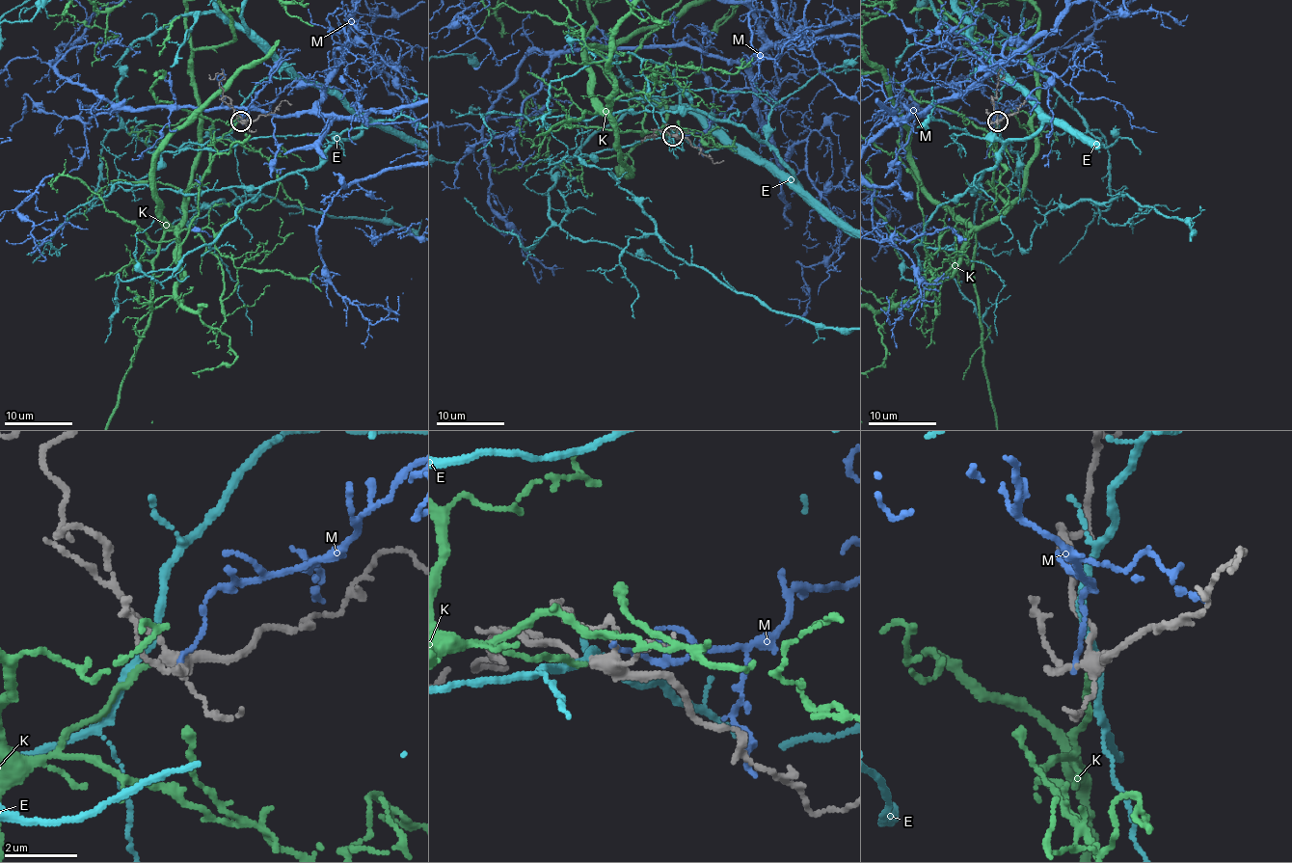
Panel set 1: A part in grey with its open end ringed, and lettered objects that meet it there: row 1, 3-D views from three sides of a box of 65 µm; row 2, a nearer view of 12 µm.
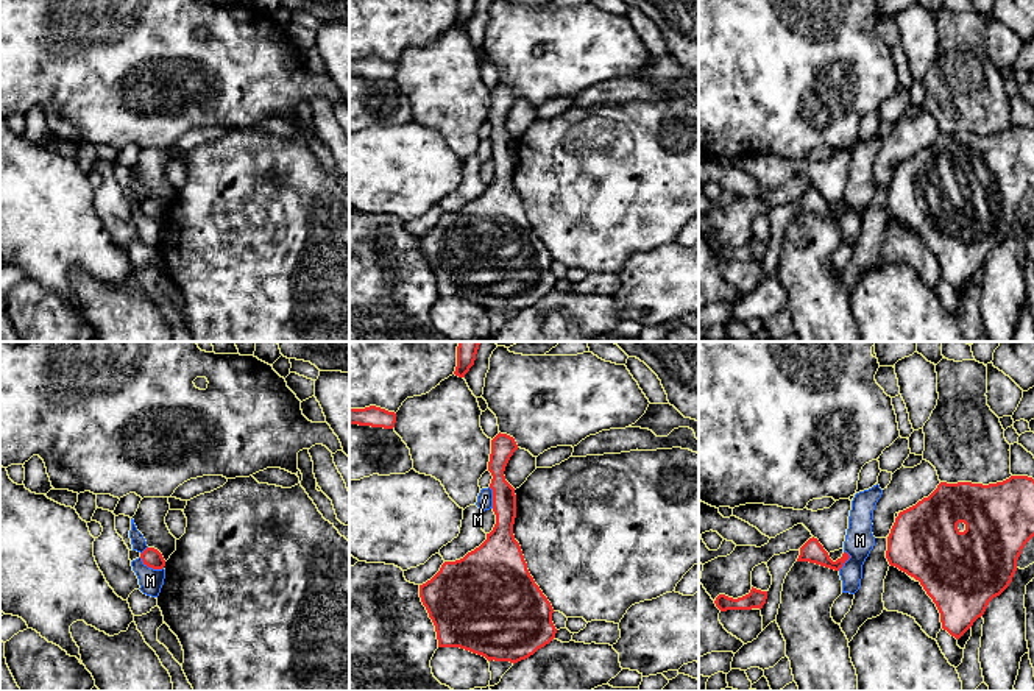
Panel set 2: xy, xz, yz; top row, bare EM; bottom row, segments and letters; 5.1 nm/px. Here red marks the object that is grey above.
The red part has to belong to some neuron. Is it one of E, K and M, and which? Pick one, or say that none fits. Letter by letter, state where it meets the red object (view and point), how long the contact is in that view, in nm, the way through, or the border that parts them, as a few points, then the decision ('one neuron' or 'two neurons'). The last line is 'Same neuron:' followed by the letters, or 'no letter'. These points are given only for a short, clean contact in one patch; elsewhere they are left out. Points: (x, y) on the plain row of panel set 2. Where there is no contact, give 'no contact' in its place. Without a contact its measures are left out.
E: no contact | two neurons
K: no contact | one neuron
M: xy (152, 217) | 140 nm | along xy (139, 208), (148, 217), (162, 219) | two neurons
Same neuron: K

